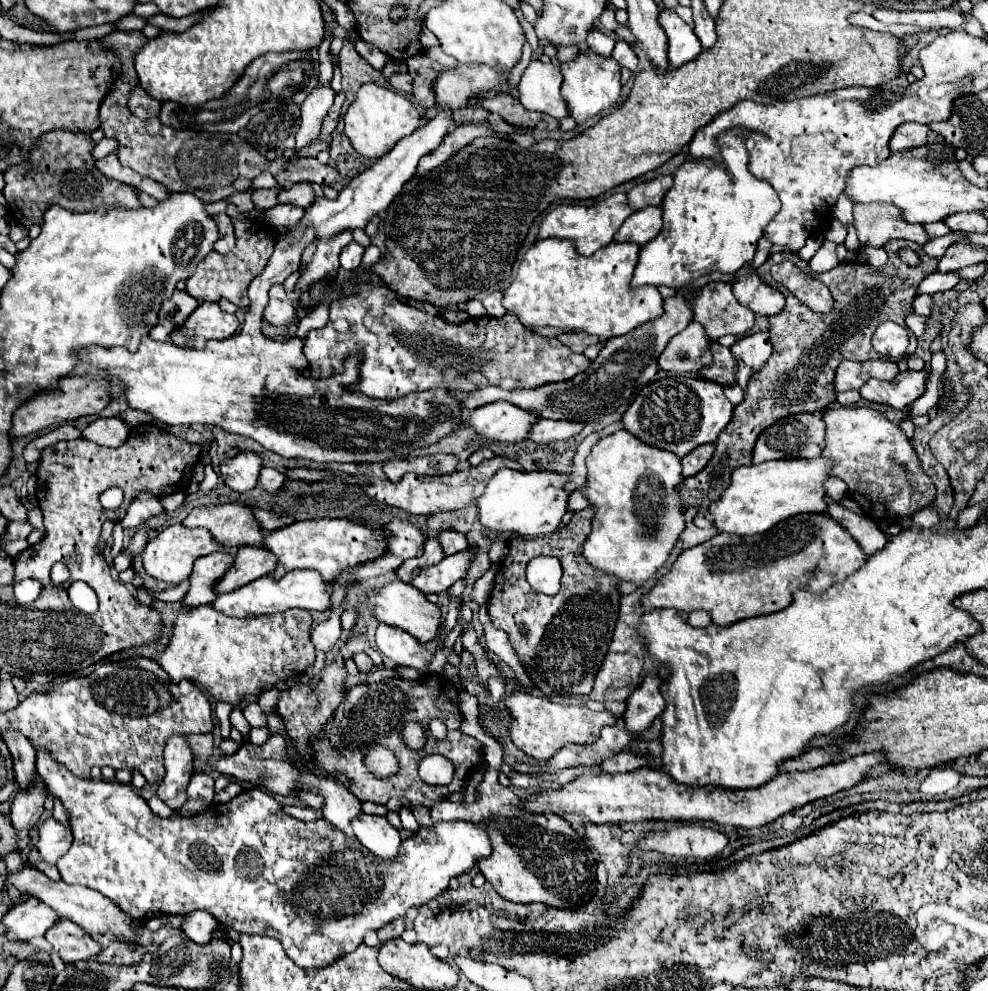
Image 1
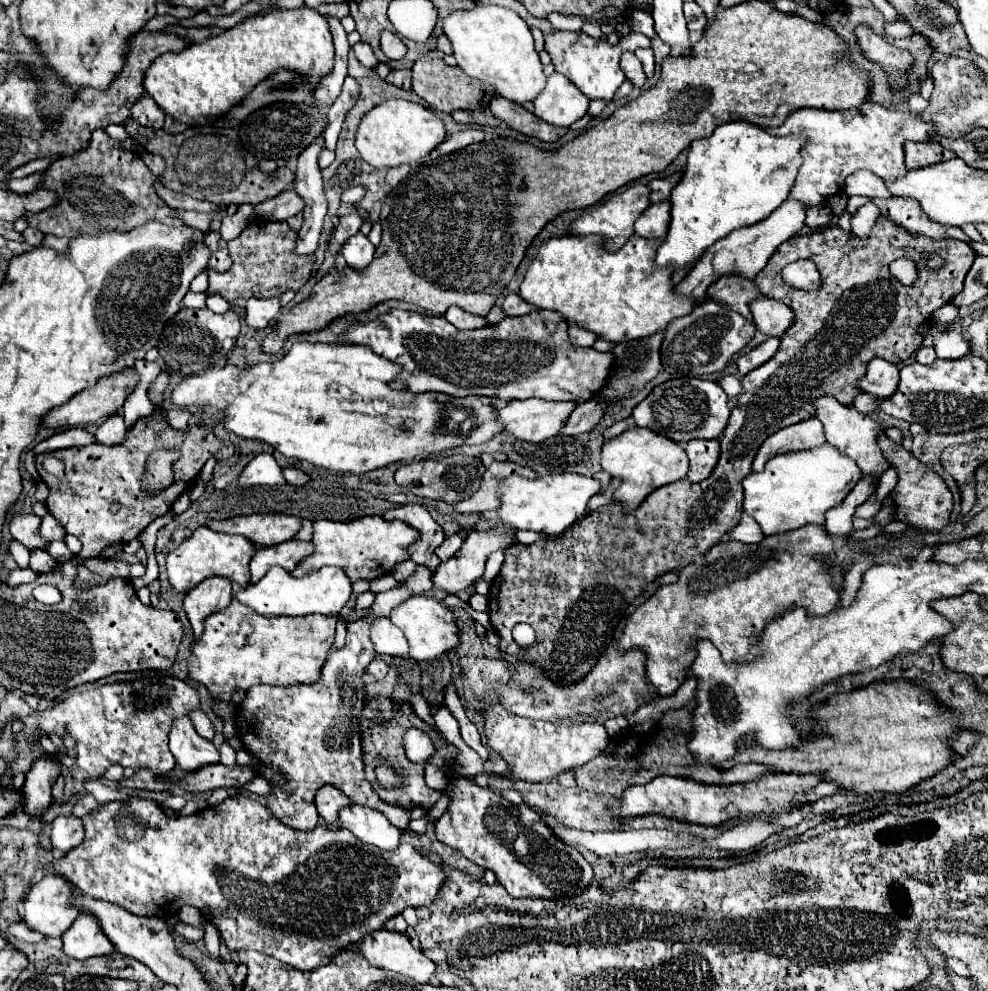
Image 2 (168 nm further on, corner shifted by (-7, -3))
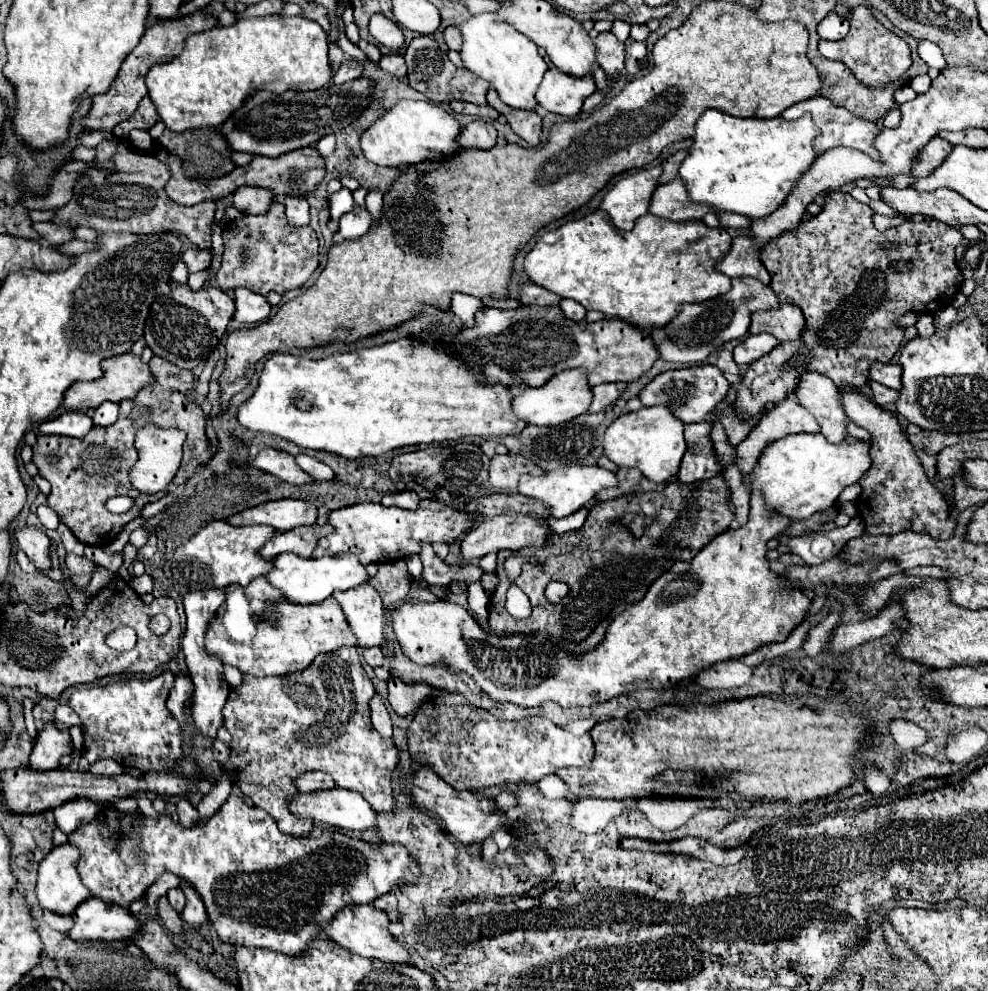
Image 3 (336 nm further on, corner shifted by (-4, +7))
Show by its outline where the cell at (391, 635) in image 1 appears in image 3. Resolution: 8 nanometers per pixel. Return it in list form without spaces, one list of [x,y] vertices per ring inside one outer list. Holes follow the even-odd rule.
[[[366,583],[348,591],[336,591],[332,597],[342,605],[360,647],[380,647],[384,643],[384,609],[374,587]]]

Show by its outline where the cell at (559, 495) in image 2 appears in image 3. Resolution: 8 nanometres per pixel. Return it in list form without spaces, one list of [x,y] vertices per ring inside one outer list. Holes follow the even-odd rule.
[[[572,465],[572,467],[562,467],[562,469],[554,469],[542,477],[532,477],[532,475],[522,475],[520,477],[520,485],[518,485],[518,493],[526,495],[526,497],[536,497],[538,501],[546,503],[552,509],[554,517],[566,517],[576,513],[580,507],[584,507],[590,499],[596,497],[596,493],[600,493],[606,487],[616,487],[618,479],[612,471],[606,471],[598,465],[594,467],[582,467],[582,465]]]

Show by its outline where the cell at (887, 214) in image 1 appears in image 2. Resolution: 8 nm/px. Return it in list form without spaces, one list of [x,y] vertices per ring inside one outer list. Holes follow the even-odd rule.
[[[889,197],[889,199],[871,199],[879,207],[879,215],[895,223],[897,227],[905,229],[911,235],[923,235],[931,239],[959,239],[969,243],[969,237],[959,227],[947,227],[931,221],[919,203],[915,199],[901,199],[901,197]]]

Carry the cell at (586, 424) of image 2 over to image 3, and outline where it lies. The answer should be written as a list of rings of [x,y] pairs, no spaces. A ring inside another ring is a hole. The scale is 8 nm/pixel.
[[[604,383],[604,385],[596,385],[594,391],[594,401],[590,405],[590,413],[598,413],[602,409],[606,409],[608,405],[612,405],[626,389],[626,383]]]

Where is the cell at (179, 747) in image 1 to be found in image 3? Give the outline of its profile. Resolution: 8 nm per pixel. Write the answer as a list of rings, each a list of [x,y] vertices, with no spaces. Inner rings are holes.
[[[184,673],[176,675],[176,681],[174,681],[174,687],[170,689],[166,705],[168,705],[168,711],[180,721],[180,725],[186,723],[184,709],[186,709],[190,695],[192,695],[192,681],[188,679],[188,675],[184,675]]]

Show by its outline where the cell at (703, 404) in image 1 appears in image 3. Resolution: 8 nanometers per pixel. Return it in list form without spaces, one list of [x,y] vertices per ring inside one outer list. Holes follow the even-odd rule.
[[[698,365],[698,367],[660,373],[644,387],[644,391],[640,393],[640,401],[644,407],[652,407],[656,403],[666,405],[682,423],[700,423],[704,421],[706,413],[710,413],[726,397],[728,389],[730,385],[718,367]]]

